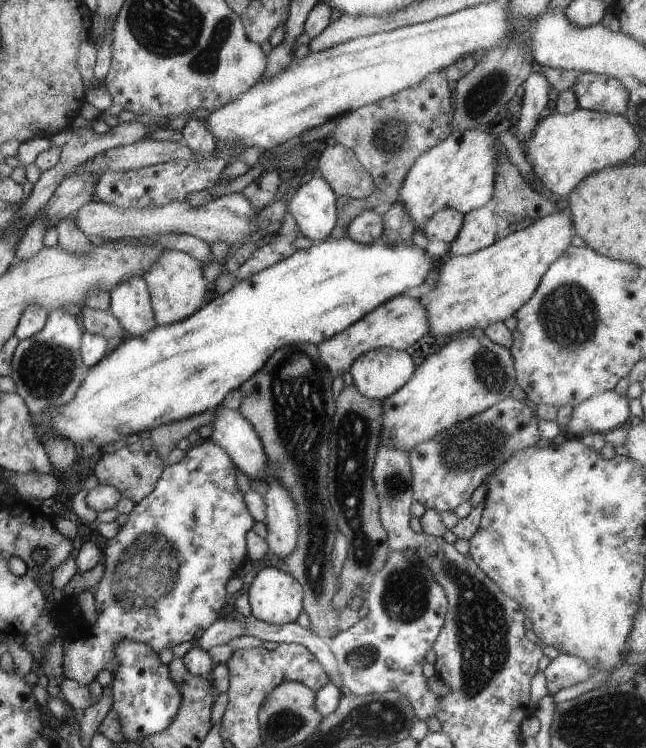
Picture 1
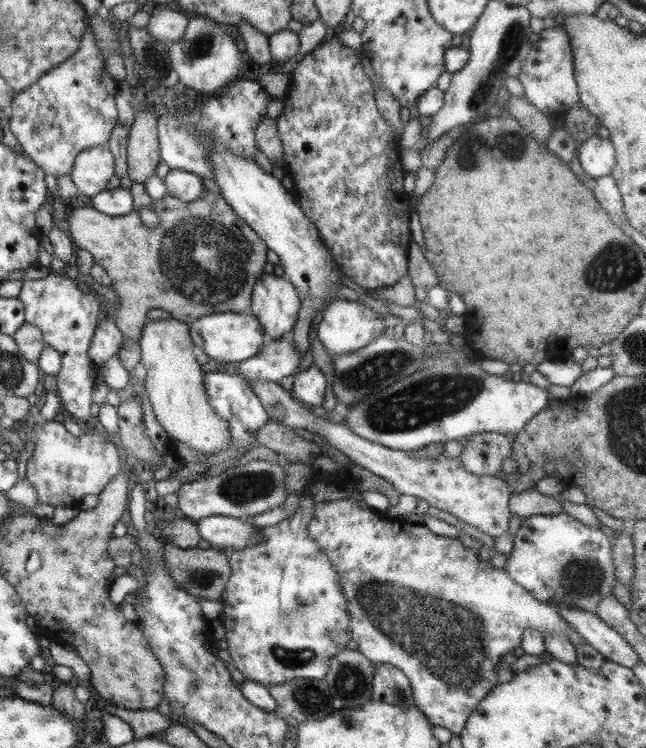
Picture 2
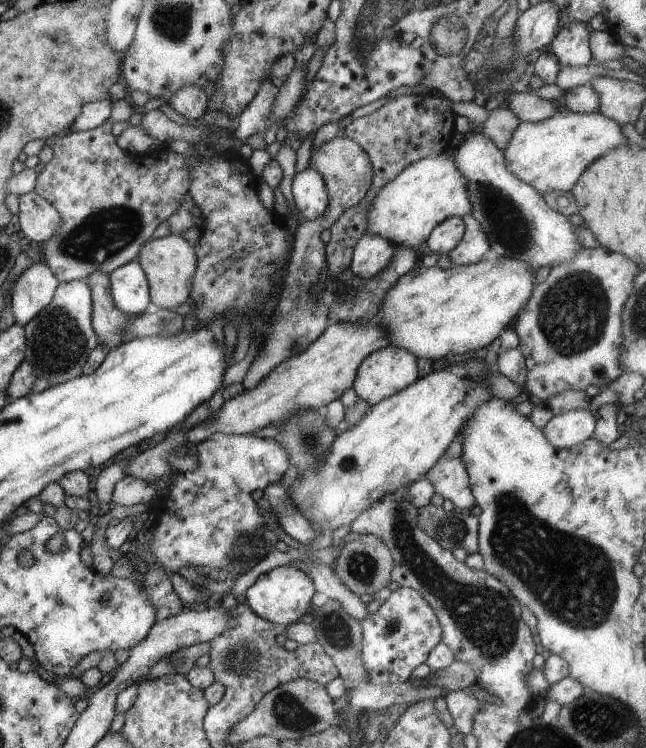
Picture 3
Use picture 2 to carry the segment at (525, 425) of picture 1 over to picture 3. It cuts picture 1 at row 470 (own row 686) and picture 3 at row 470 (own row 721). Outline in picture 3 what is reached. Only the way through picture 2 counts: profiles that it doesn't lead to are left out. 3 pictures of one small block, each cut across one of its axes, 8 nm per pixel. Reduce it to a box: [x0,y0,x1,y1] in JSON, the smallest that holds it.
[424,455,474,511]

